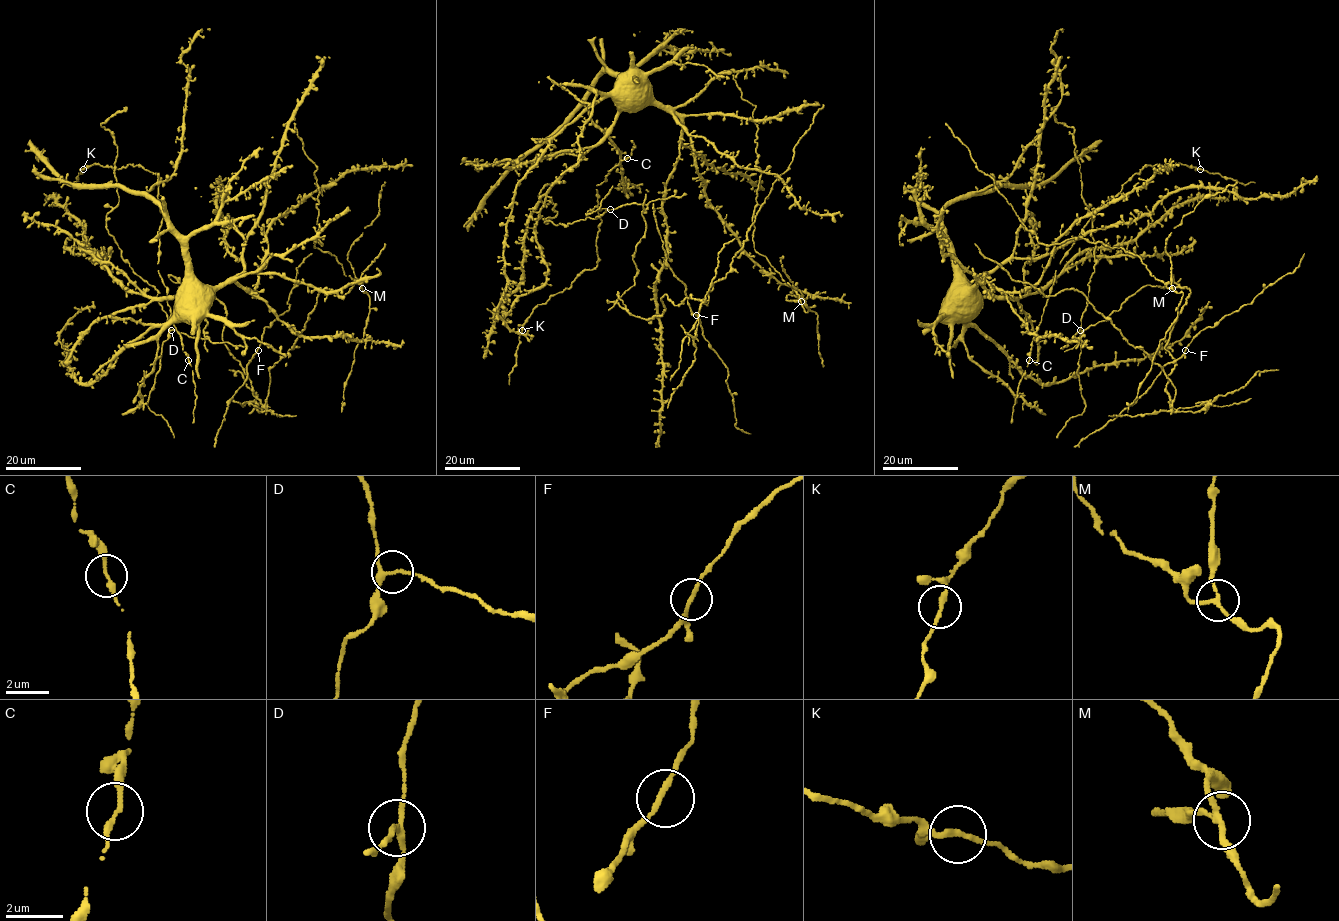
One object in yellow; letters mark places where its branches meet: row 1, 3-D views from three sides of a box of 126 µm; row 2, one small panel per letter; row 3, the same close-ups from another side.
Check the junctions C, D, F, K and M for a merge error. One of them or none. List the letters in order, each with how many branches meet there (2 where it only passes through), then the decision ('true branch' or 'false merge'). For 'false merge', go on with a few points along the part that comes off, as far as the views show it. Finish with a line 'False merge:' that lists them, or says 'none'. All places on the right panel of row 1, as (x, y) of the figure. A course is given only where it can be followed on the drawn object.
C: 2 branches meet; true branch
D: 3 branches meet; false merge; foreign part runs (1080, 329), (1149, 285), (1189, 289), (1164, 347), (1172, 405), (1163, 370), (1083, 293), (1045, 296), (974, 243)
F: 2 branches meet; true branch
K: 2 branches meet; true branch
M: 3 branches meet; true branch
False merge: D

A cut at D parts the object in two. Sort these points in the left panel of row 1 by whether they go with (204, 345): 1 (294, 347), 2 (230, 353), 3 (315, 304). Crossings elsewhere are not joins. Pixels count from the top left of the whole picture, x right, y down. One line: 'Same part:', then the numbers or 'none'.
Same part: 1, 2, 3

